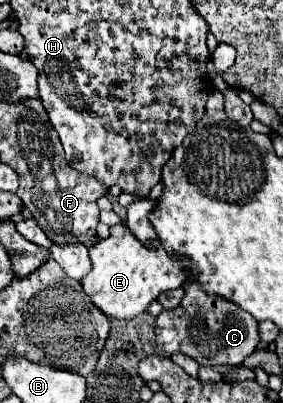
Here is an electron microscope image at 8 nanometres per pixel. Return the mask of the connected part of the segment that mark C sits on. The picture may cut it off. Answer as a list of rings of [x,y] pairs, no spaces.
[[[194,282],[184,284],[184,298],[180,306],[162,310],[156,316],[154,334],[156,346],[160,346],[164,352],[182,352],[198,360],[202,366],[242,364],[242,360],[252,354],[260,342],[258,320],[250,318],[250,314],[246,314],[246,310],[240,306],[234,306],[234,302],[206,294],[202,286],[194,286]]]

